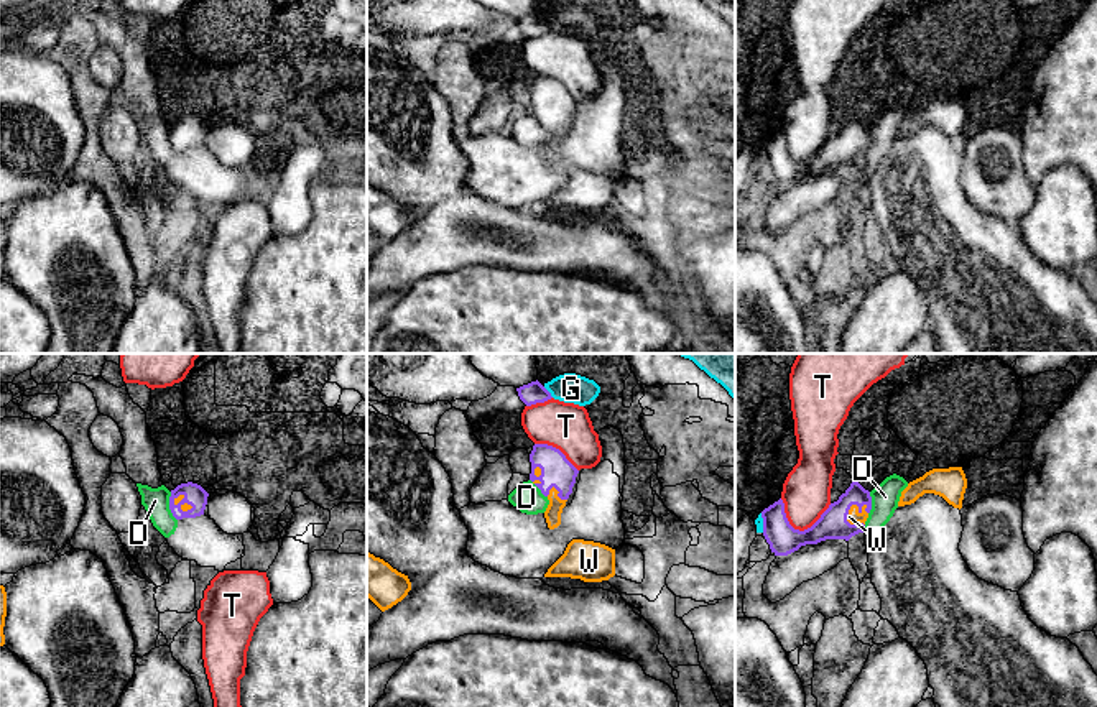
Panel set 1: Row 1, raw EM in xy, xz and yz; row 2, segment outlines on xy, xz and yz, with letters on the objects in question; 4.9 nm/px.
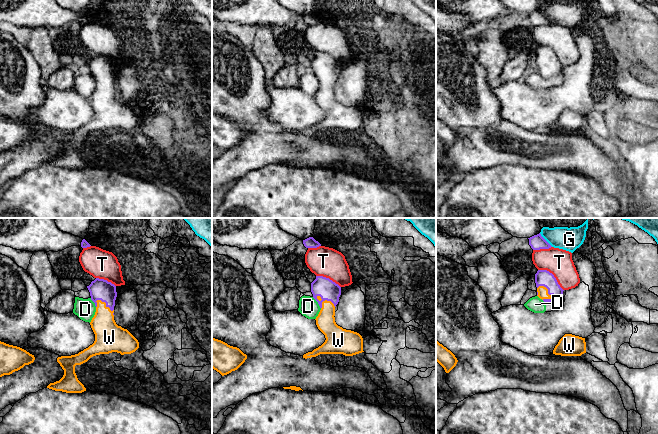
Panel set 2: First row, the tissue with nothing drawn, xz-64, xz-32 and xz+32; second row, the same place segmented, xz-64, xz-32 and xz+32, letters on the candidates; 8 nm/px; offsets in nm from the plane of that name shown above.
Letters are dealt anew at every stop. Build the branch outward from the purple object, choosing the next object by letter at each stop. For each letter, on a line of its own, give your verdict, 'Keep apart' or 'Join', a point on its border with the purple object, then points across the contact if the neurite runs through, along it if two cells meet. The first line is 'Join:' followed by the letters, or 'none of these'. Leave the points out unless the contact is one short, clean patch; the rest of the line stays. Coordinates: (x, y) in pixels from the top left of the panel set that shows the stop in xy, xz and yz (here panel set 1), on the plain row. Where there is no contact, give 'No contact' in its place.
Join: W
D: Keep apart. Touches purple at xy (170, 138). Boundary: xy (170, 124), (170, 143), (176, 152)
G: Keep apart. Touches purple at xz (548, 23). Boundary: xz (543, 18), (553, 28)
T: Keep apart. Touches purple at yz (798, 161)
W: Join. Touches purple at yz (846, 152). Path across: yz (833, 157), (846, 152), (854, 148)

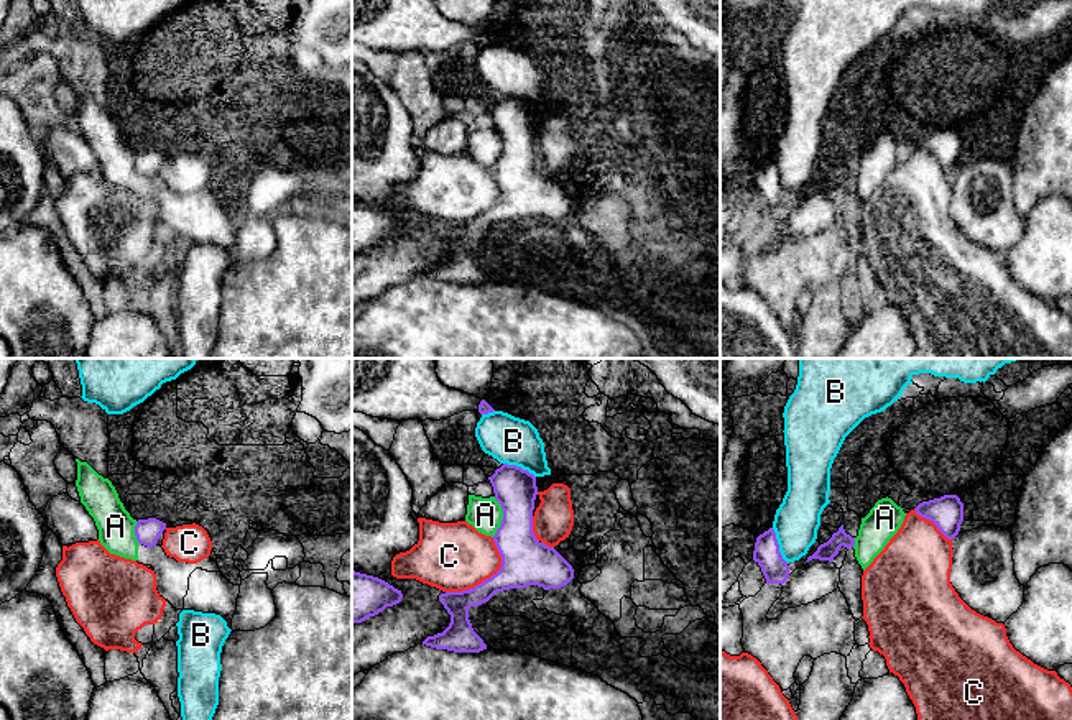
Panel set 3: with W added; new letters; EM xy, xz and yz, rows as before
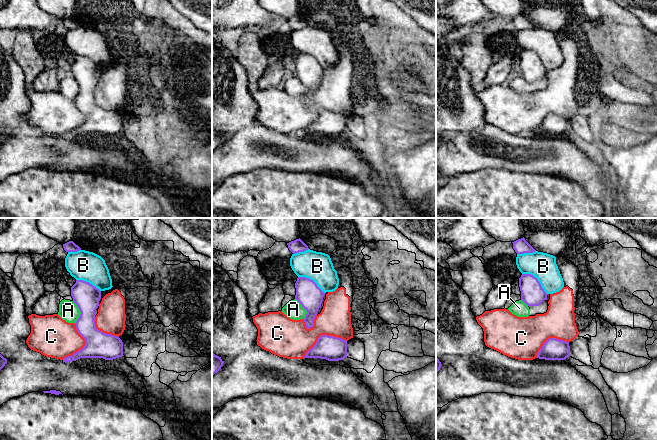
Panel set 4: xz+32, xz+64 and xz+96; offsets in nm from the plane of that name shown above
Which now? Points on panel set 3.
Join: none of these
A: Keep apart. Touches purple at xz (503, 148)
B: Keep apart. Touches purple at yz (778, 178)
C: Keep apart. Touches purple at xz (487, 211)

